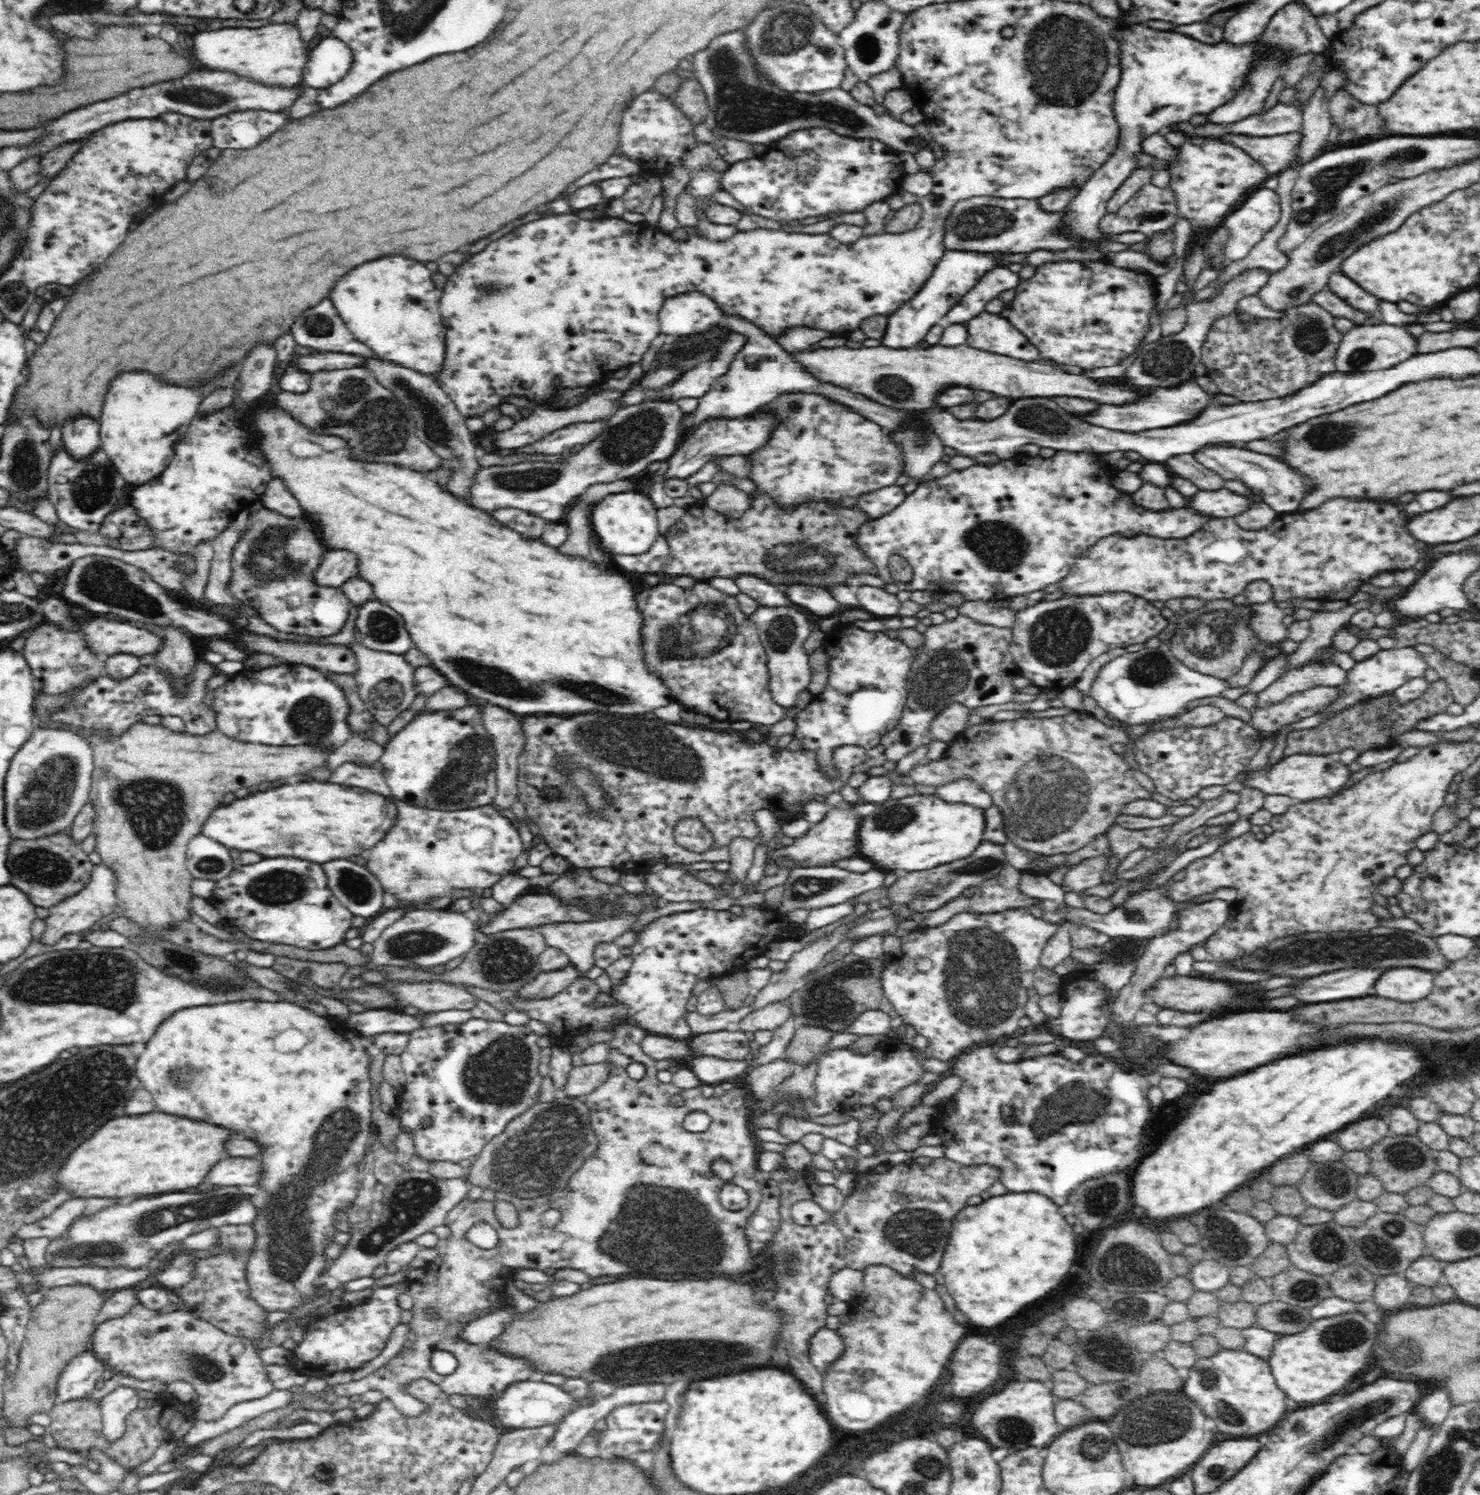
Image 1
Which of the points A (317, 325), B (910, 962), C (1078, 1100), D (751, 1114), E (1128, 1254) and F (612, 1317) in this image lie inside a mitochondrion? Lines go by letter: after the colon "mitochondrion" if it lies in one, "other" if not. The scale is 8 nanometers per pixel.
A: mitochondrion
B: other
C: mitochondrion
D: other
E: mitochondrion
F: other

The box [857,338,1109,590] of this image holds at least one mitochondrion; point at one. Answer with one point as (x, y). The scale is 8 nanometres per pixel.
(999, 544)

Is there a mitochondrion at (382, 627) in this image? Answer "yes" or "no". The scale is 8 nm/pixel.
yes

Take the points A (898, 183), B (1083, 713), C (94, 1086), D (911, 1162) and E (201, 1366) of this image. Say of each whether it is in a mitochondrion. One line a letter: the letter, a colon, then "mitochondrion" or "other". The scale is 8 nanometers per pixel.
A: other
B: other
C: mitochondrion
D: other
E: mitochondrion

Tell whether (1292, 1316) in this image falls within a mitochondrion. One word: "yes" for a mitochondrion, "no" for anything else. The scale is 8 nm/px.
yes

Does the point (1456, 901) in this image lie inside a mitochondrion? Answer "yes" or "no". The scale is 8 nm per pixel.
no

